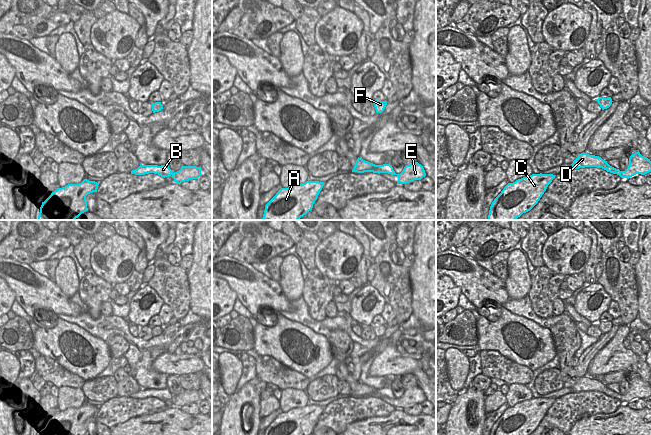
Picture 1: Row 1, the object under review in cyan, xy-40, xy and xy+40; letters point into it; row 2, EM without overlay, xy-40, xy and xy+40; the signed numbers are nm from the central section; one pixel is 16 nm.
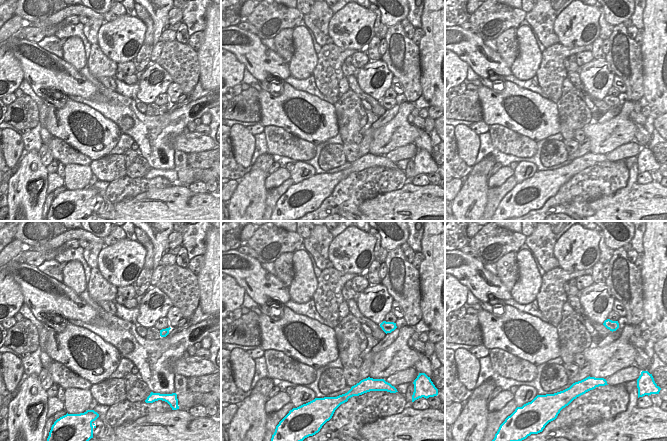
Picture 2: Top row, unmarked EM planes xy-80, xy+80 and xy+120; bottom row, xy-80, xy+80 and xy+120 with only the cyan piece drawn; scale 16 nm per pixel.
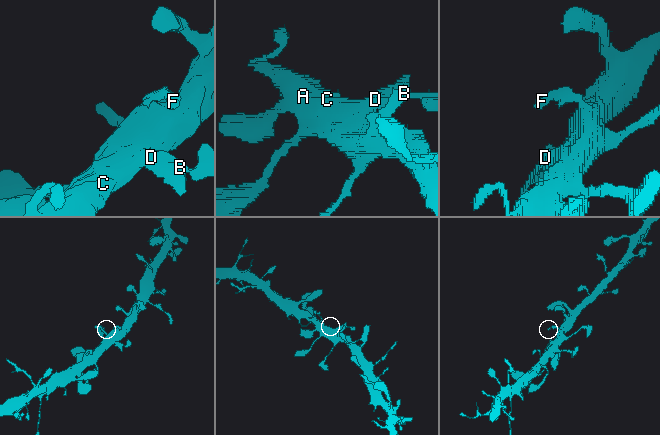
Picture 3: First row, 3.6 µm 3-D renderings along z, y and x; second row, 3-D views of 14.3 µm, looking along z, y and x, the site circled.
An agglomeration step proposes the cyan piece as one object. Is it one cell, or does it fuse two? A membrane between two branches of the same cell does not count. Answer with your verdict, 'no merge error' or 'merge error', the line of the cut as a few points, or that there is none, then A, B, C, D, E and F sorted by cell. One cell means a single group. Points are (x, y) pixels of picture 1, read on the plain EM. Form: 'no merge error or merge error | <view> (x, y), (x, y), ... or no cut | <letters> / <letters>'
no merge error | no cut | A B C D E F

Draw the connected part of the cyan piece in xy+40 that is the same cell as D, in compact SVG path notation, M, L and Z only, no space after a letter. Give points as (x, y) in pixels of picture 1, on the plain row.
M635 376L629 382L629 390L625 395L620 395L610 390L607 385L603 384L599 380L590 379L587 377L581 377L573 385L572 393L579 393L585 391L597 391L606 394L607 396L617 398L621 402L630 402L636 398L645 399L651 396L651 385L647 381L644 381L640 376Z

